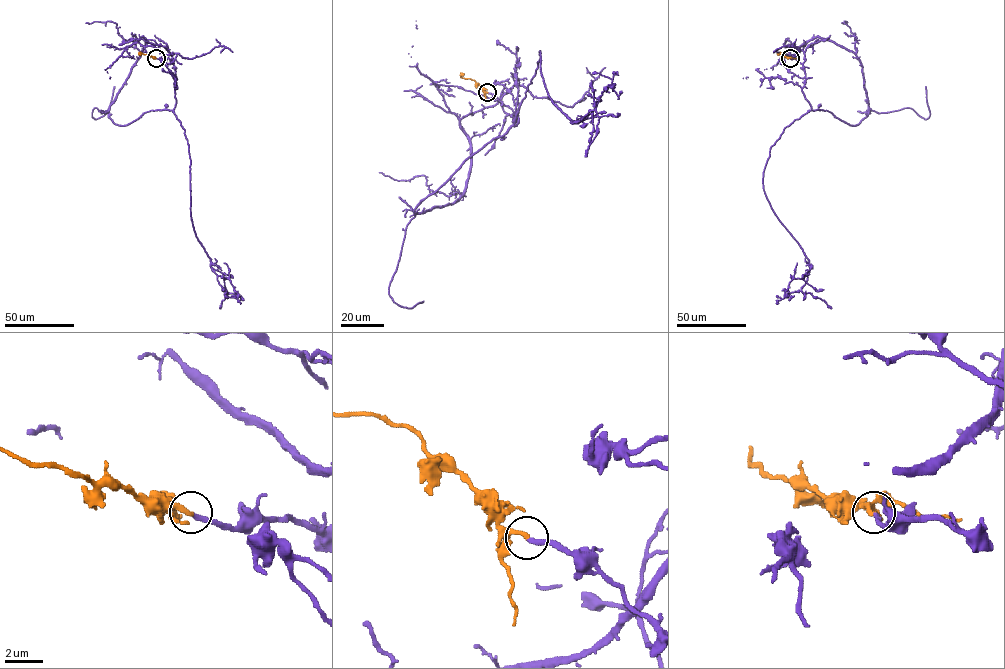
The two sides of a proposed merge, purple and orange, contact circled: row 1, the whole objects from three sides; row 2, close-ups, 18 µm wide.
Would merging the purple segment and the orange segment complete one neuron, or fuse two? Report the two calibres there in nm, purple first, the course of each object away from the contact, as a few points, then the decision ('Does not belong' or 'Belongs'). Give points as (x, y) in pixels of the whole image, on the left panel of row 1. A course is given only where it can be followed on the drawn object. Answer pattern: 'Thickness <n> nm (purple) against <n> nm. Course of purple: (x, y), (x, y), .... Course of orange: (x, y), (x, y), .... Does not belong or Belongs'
Thickness 240 nm (purple) against 280 nm. Course of purple: (156, 58), (174, 66), (174, 108), (116, 125), (109, 105), (141, 37), (184, 58), (223, 46), (232, 52). Course of orange: (156, 58), (141, 55). Belongs

